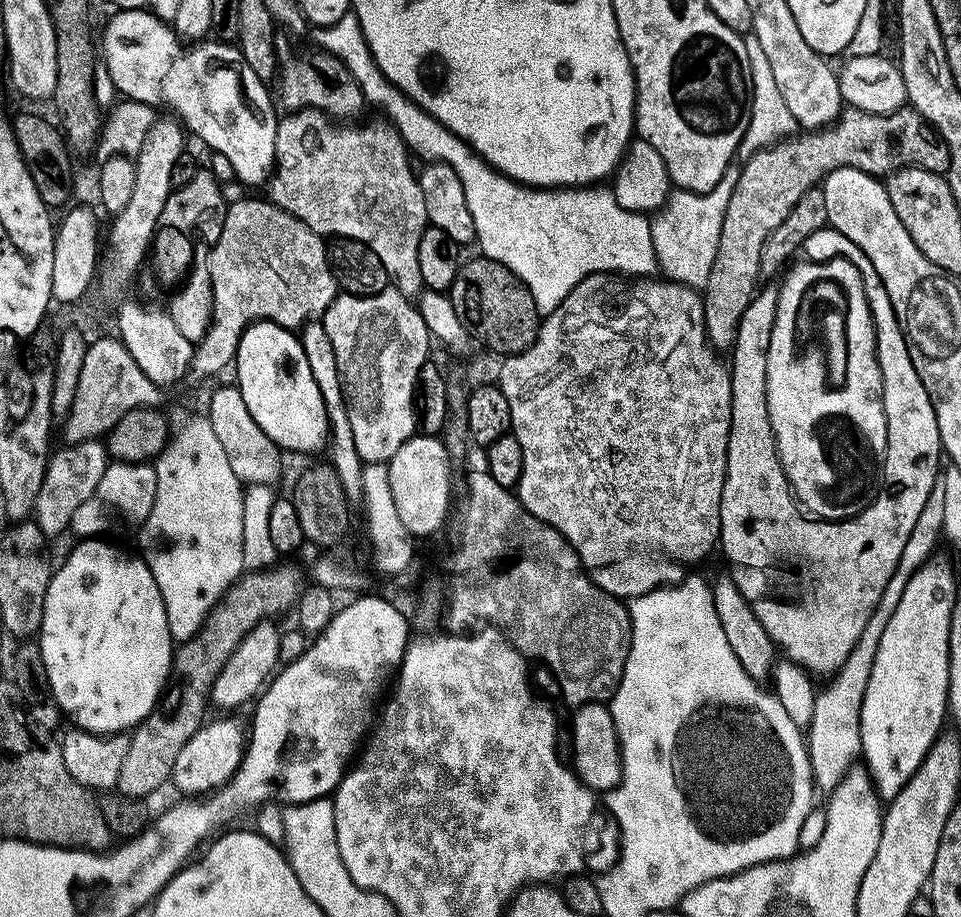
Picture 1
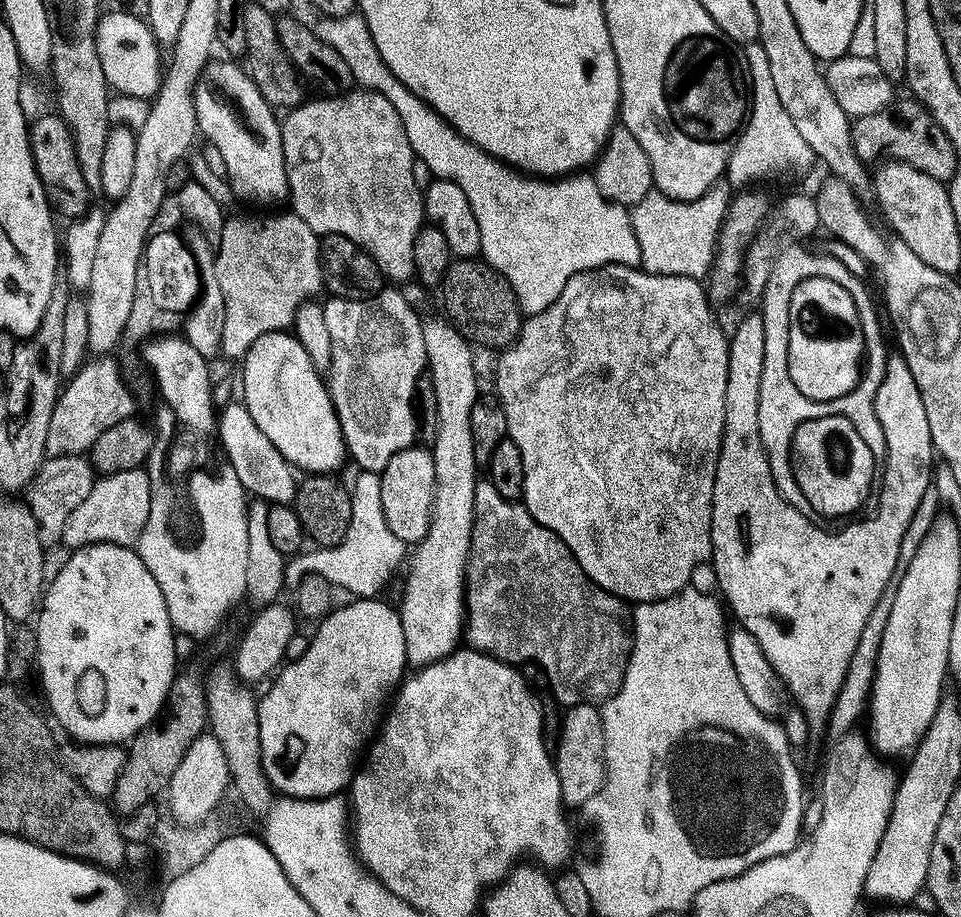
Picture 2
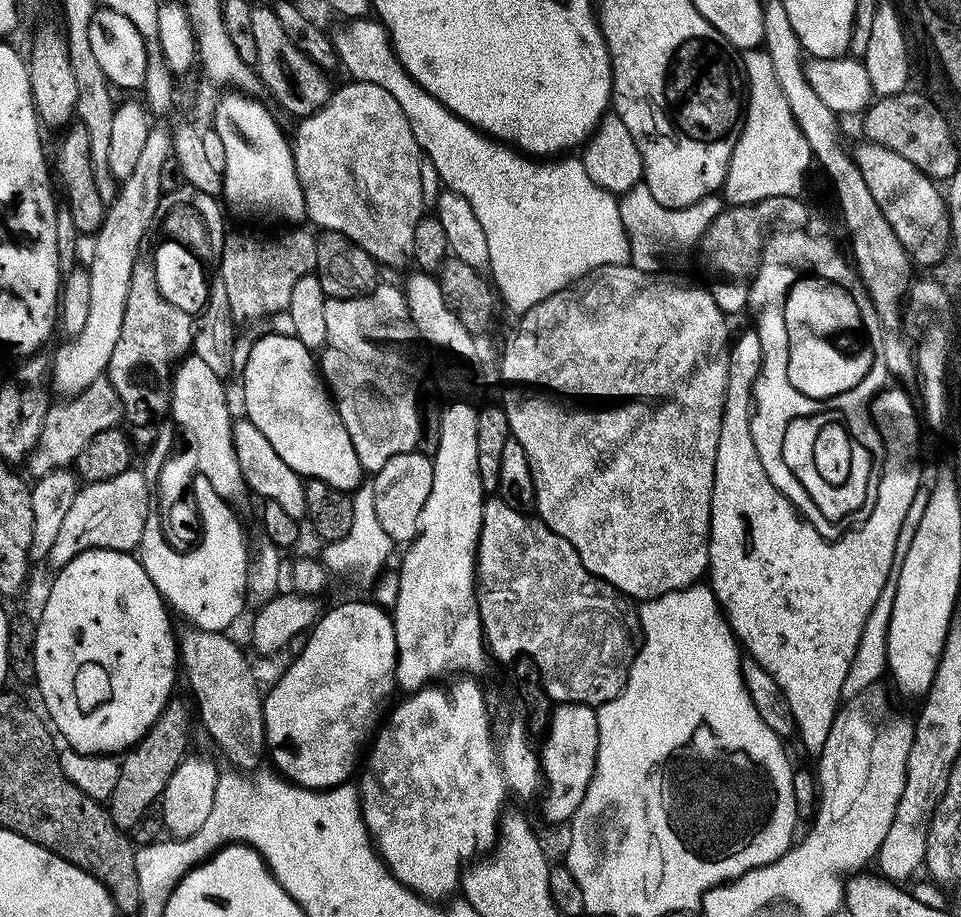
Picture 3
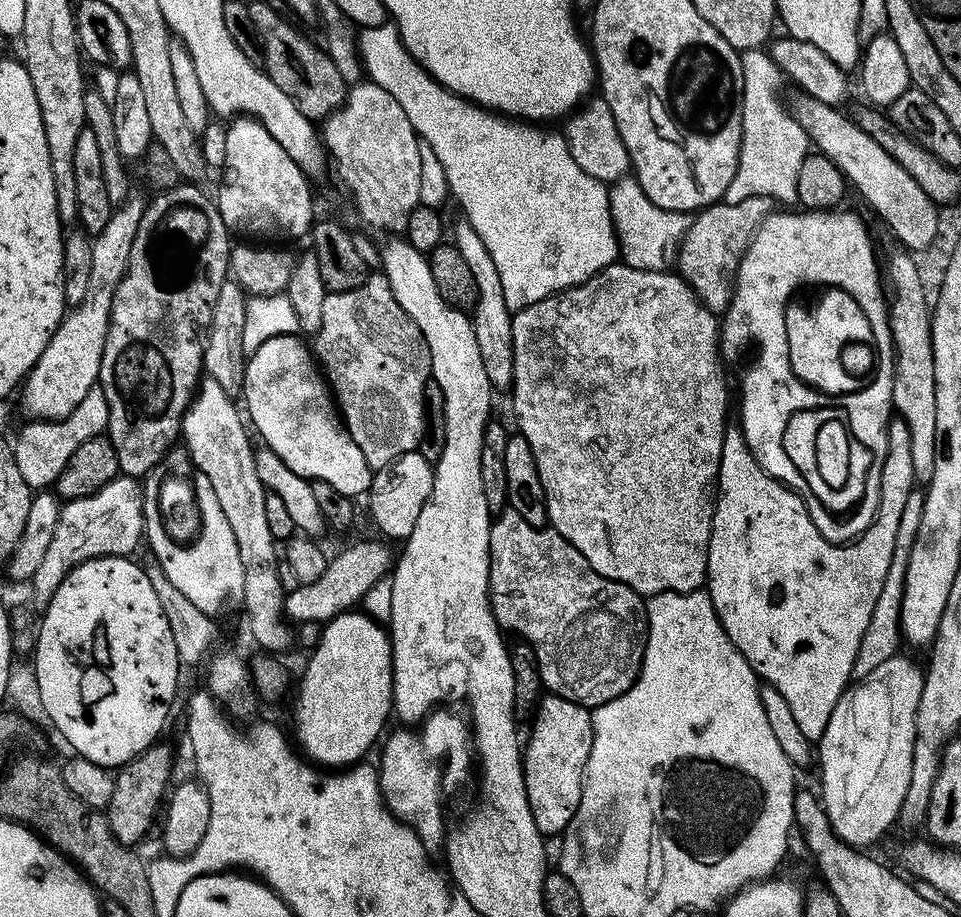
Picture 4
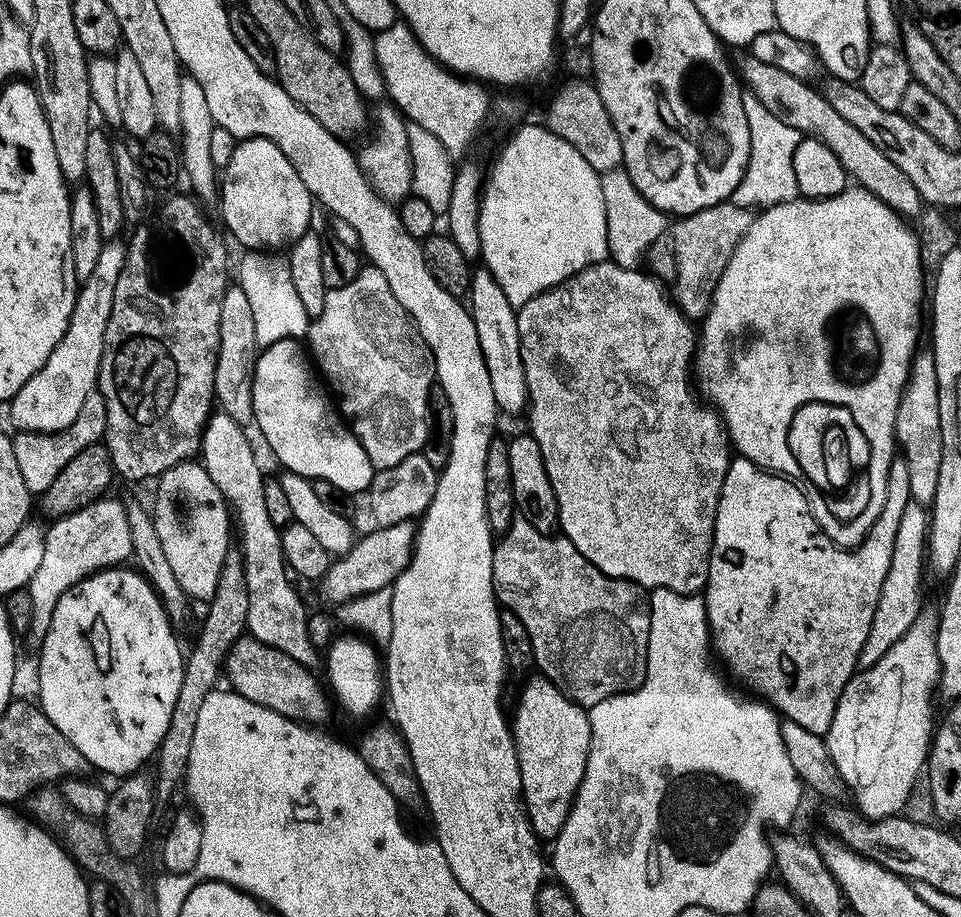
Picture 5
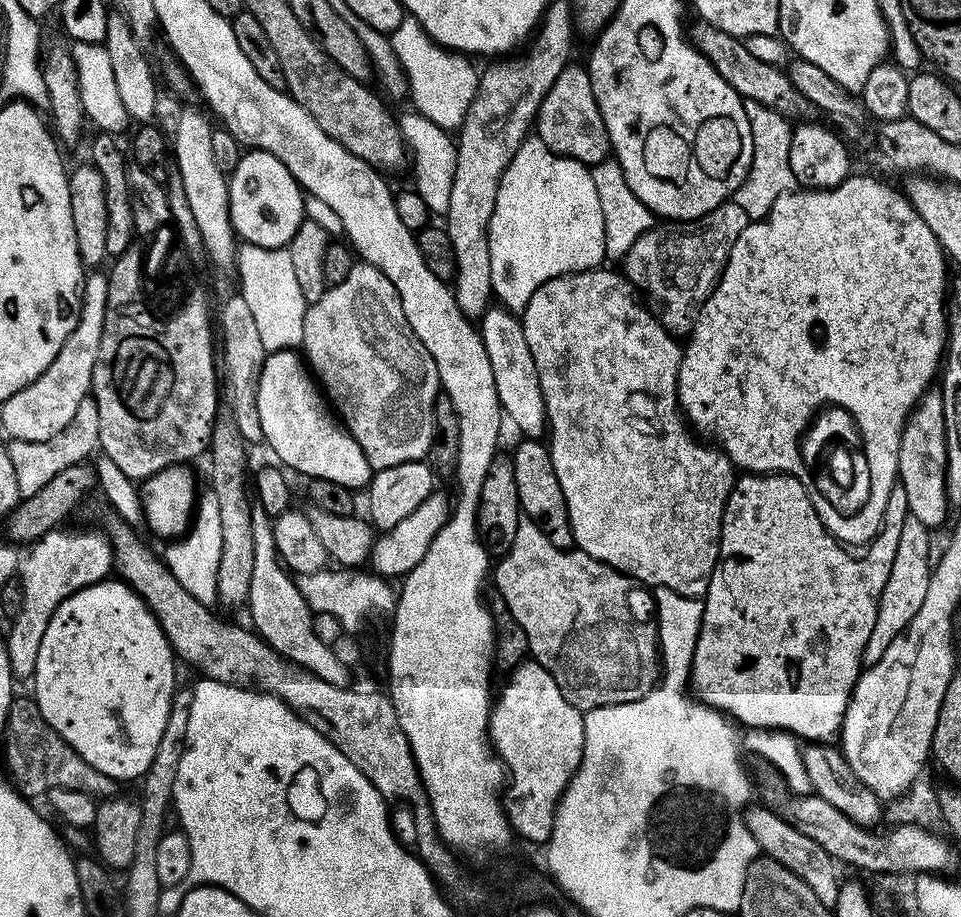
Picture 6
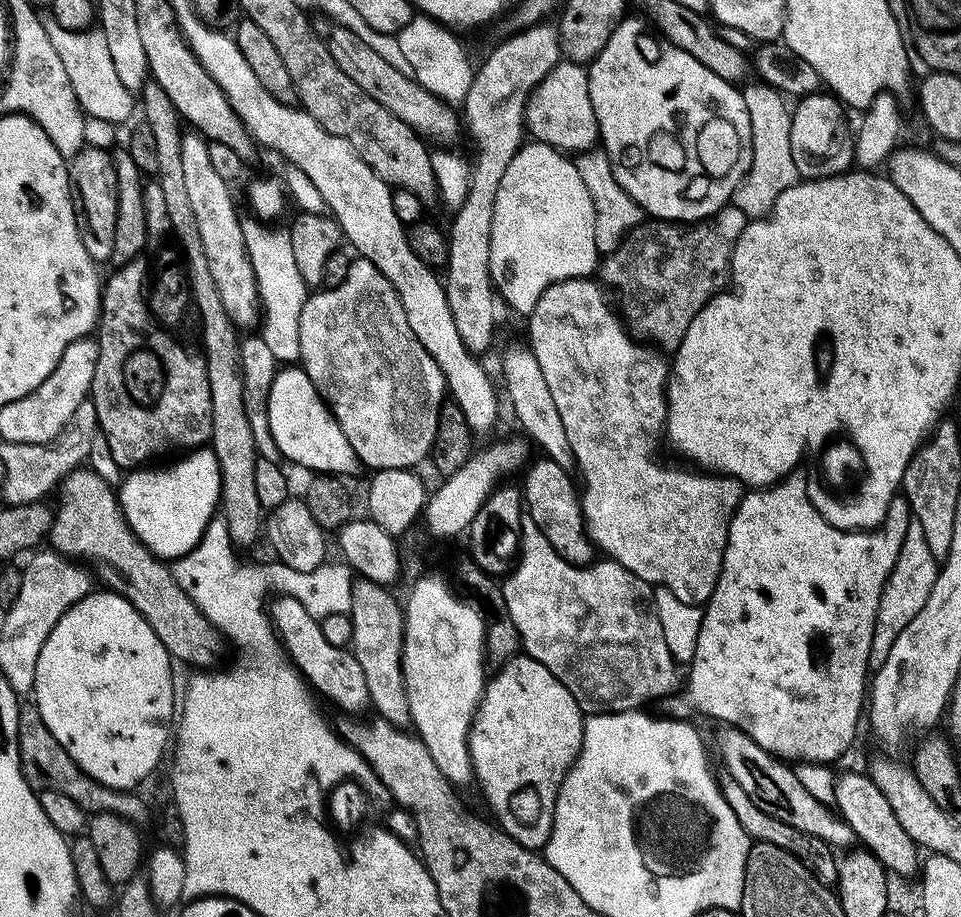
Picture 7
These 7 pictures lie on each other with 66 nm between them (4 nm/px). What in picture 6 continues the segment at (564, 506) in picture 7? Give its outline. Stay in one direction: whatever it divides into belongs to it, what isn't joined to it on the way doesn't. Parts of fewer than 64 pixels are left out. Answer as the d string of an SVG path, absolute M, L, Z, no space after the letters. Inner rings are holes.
M524 438L516 452L511 453L514 462L514 482L518 482L518 502L521 513L534 521L556 548L573 547L570 518L566 510L566 498L562 498L562 486L558 486L558 474L554 474L554 462L549 445L540 438Z

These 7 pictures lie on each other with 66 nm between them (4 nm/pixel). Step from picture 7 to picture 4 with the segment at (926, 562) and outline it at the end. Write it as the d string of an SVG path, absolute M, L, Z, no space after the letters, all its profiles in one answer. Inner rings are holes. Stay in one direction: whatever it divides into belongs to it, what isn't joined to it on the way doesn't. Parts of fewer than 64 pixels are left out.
M920 488L912 490L906 507L902 510L902 519L898 524L898 533L894 542L894 555L890 562L890 570L887 571L887 578L882 586L882 594L875 602L874 613L870 618L870 624L862 636L862 645L859 646L858 656L854 660L852 675L855 679L860 679L871 670L880 666L886 659L897 655L897 646L902 638L900 630L900 610L902 594L904 593L904 582L906 576L906 566L909 565L910 550L913 549L914 538L917 536L918 525L922 518L922 506L925 505L924 491Z

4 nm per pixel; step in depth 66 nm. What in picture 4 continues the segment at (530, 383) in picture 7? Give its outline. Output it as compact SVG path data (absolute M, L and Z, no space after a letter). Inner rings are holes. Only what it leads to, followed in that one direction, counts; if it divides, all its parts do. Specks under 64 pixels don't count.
M460 218L456 225L451 225L450 240L455 244L458 254L462 254L470 274L474 274L476 287L476 307L471 309L470 319L474 338L478 338L478 351L482 353L482 366L486 366L486 378L490 378L493 389L511 389L514 374L514 344L512 342L513 311L506 306L506 294L502 290L502 278L498 278L498 266L486 250L486 242L478 238L478 230L466 218Z

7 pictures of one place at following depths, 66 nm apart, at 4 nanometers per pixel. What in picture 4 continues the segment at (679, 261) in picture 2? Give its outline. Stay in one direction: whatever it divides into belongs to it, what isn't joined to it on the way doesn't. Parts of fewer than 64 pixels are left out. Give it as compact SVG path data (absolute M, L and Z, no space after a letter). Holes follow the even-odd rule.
M632 174L611 181L608 201L610 218L616 231L618 256L622 263L634 270L665 271L669 267L668 259L671 256L673 259L680 247L680 239L686 234L690 223L689 213L662 210L662 206L654 206Z

